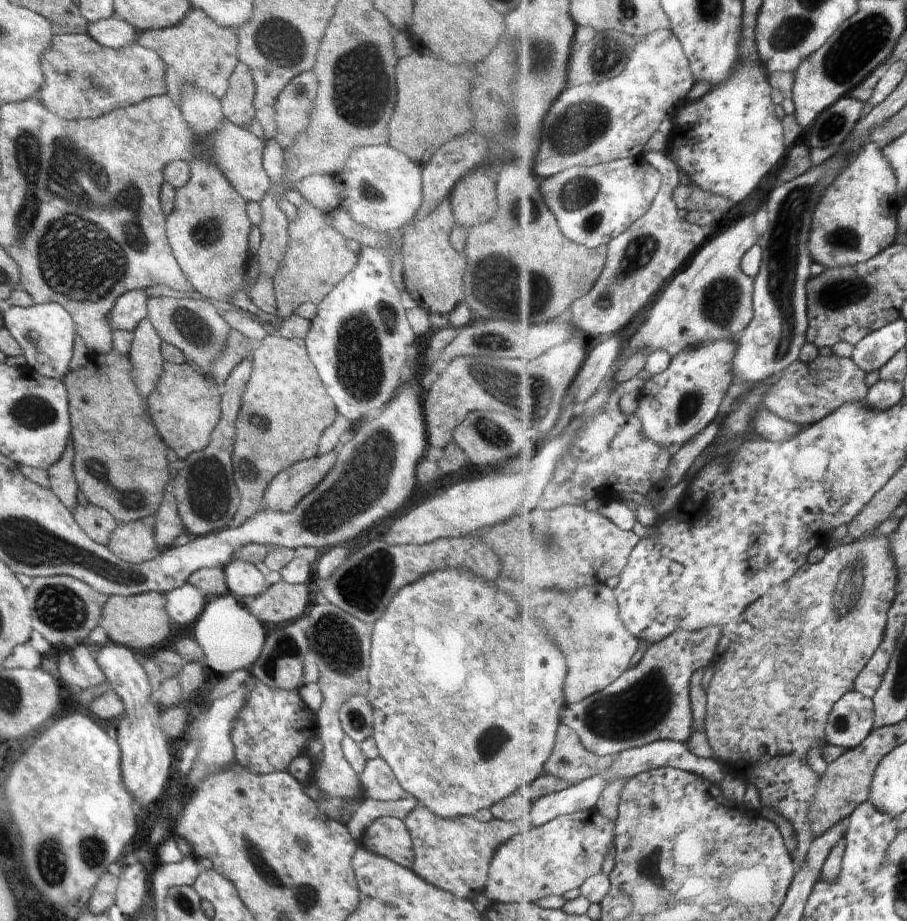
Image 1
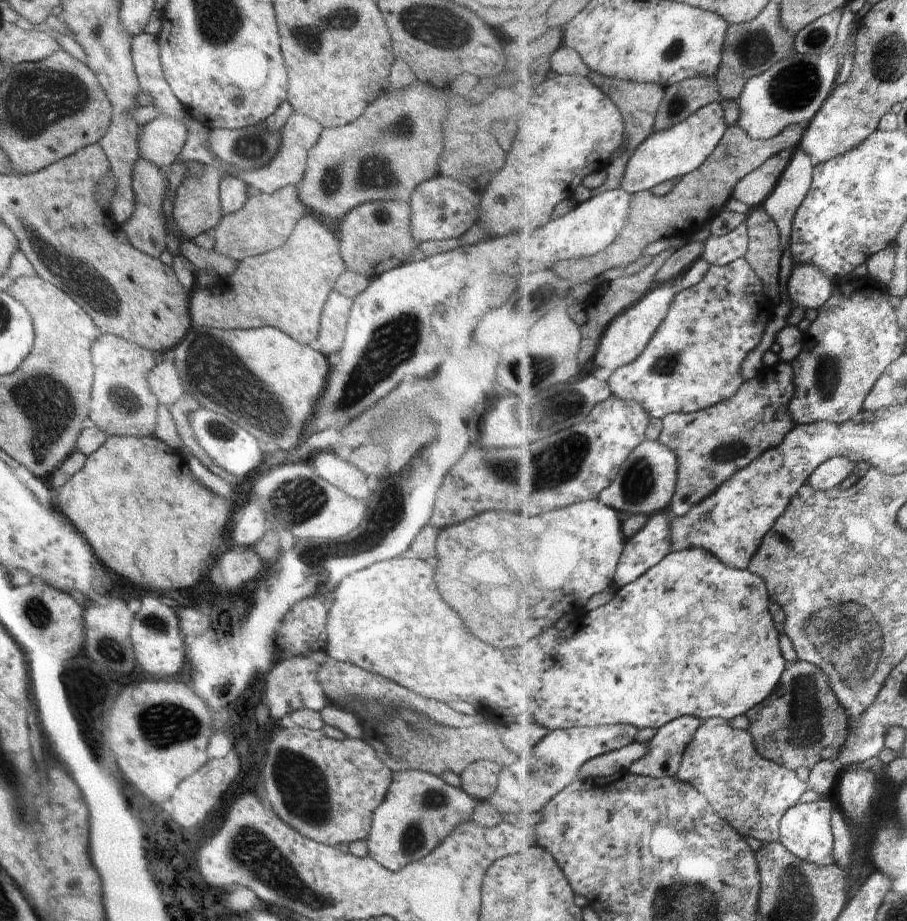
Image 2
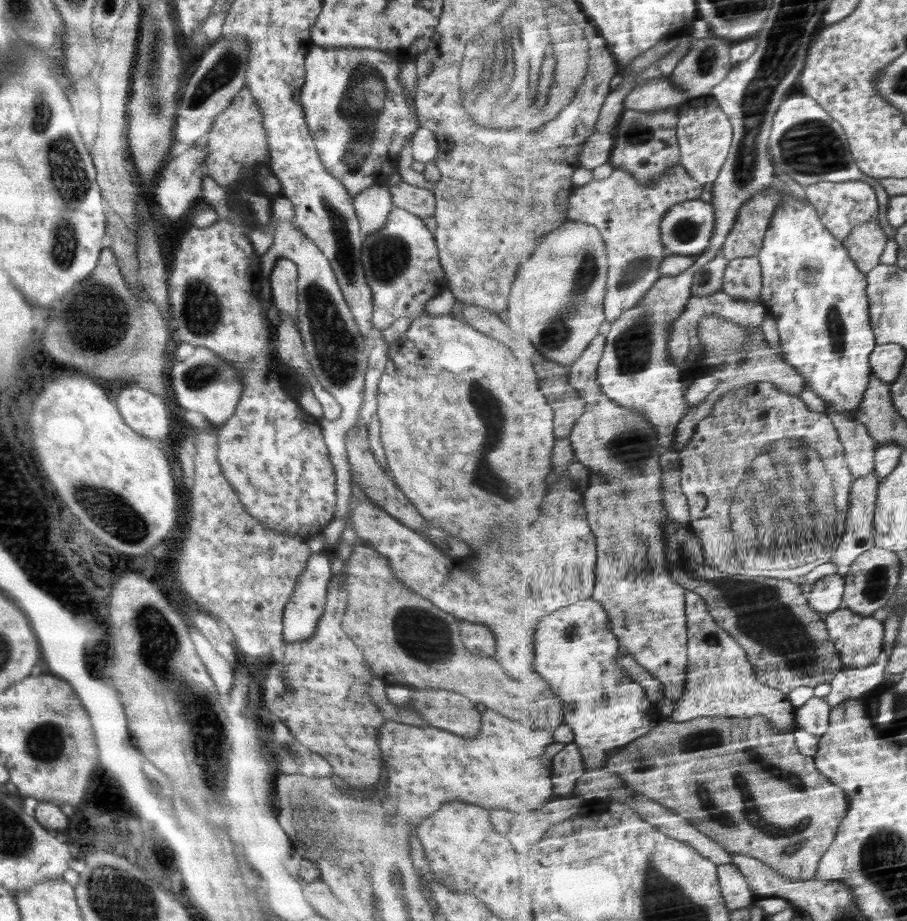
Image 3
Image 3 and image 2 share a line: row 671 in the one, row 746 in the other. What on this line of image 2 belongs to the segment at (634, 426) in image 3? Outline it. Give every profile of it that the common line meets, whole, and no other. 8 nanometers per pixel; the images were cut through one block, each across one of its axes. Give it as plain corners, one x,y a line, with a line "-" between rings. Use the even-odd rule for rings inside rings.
686,715
663,726
648,742
650,752
638,760
631,771
652,778
676,777
684,762
686,749
706,721
700,716

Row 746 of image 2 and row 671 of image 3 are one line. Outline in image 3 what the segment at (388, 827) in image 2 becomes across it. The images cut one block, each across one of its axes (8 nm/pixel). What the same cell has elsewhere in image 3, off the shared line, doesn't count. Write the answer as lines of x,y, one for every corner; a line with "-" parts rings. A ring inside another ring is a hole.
594,598
581,600
546,617
537,630
536,672
552,685
560,700
564,702
566,708
564,723
572,729
573,741
583,752
588,770
604,768
617,750
635,740
643,739
666,720
658,704
648,698
646,687
634,681
634,678
617,662
620,646
621,640
613,631
613,618
606,611
605,605

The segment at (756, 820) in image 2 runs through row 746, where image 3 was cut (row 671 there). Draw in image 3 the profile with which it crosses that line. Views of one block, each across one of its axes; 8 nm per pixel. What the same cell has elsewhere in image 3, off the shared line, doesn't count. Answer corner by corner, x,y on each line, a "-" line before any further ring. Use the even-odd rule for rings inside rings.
687,589
687,614
689,622
689,659
690,666
688,671
688,690
685,695
680,699
676,700
676,705
672,713
674,722
690,722
703,716
739,716
740,718
752,718
753,716
765,716
775,728
778,728
785,732
795,732
798,729
795,722
797,722
797,708
794,703
790,700
790,697
785,694
784,691
778,690
778,688
772,688
772,686
766,686
764,681
759,679
757,675
754,663
750,660
749,652
736,640
722,625
714,619
712,612
709,610
709,604
706,599
698,592

